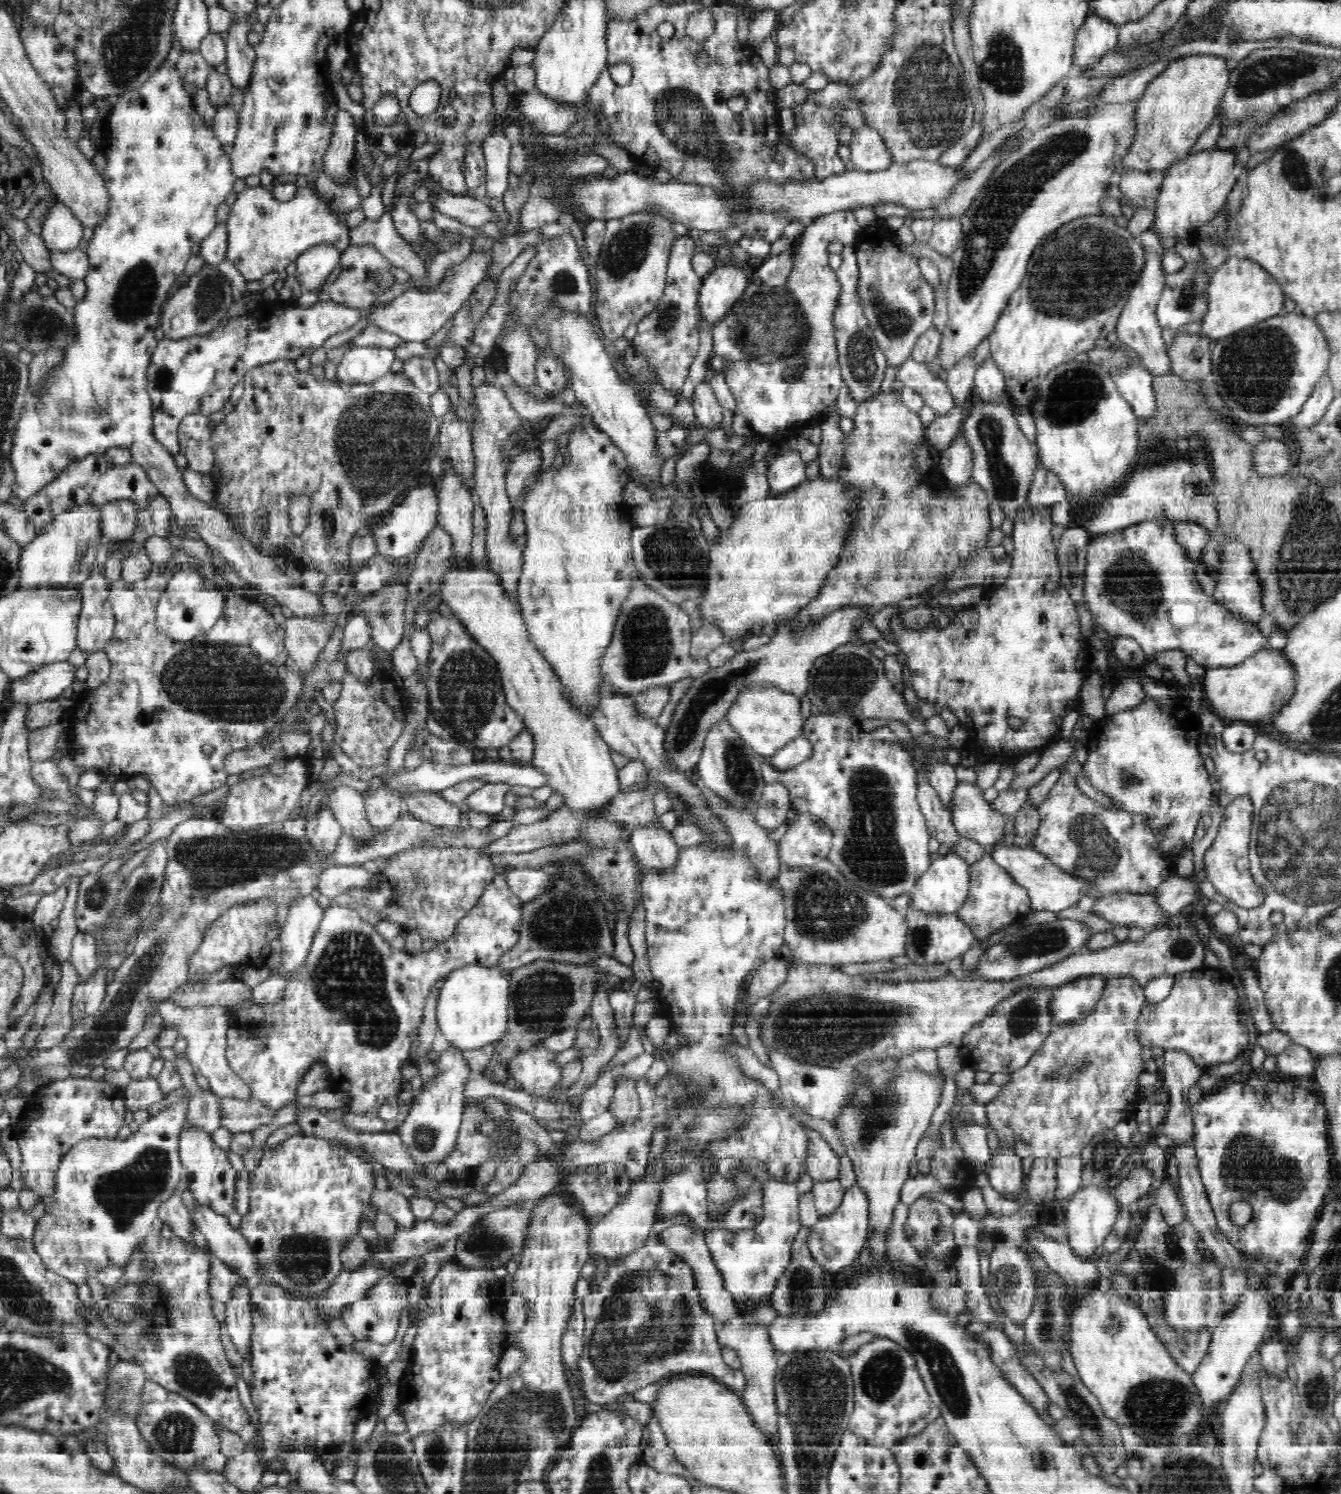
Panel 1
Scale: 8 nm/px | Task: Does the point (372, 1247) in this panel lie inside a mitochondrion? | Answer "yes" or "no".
no

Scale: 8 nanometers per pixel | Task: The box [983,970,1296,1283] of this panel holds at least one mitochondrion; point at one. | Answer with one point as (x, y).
(1067, 1068)

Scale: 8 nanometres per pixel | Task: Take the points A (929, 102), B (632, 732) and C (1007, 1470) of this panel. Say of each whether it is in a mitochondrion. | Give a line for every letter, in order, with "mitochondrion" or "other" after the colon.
A: mitochondrion
B: other
C: other

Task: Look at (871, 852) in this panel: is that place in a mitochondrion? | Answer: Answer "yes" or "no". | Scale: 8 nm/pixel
yes

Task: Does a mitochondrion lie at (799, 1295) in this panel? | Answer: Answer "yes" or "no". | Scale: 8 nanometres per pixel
yes

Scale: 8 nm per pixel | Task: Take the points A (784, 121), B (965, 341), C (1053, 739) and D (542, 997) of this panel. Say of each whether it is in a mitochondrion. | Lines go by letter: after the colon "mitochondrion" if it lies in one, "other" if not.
A: other
B: other
C: other
D: mitochondrion

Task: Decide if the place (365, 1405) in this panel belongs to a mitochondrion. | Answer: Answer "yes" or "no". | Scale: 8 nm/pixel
no

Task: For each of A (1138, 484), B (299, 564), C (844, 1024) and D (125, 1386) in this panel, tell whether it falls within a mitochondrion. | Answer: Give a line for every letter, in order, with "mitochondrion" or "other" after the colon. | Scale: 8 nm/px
A: other
B: other
C: mitochondrion
D: mitochondrion

